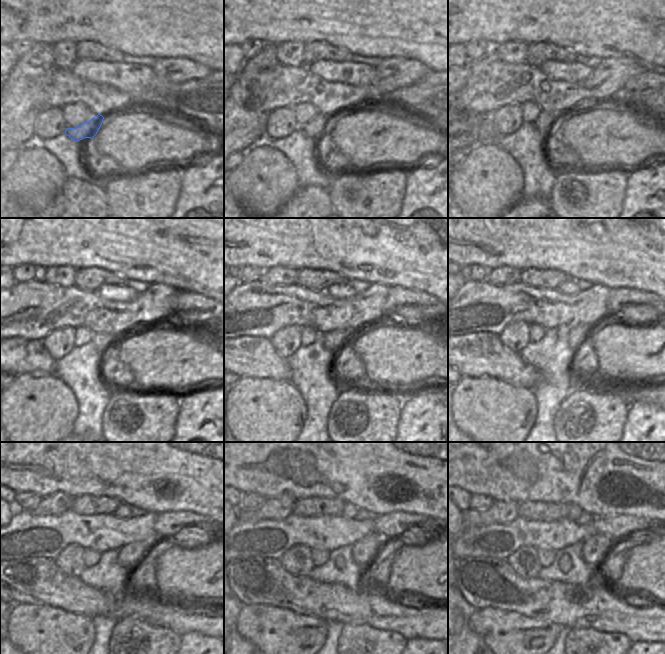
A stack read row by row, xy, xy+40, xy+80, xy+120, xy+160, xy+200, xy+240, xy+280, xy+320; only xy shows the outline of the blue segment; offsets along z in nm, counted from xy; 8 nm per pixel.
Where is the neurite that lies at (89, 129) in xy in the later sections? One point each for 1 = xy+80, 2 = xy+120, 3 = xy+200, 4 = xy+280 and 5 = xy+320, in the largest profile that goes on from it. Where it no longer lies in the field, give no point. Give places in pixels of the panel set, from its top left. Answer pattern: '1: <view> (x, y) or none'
1: xy+80 (545, 121)
2: xy+120 (108, 342)
3: xy+200 (578, 335)
4: xy+280 (369, 550)
5: xy+320 (598, 547)

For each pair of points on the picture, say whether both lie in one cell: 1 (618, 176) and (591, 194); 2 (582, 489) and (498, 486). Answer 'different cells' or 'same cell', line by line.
1: same cell
2: same cell

